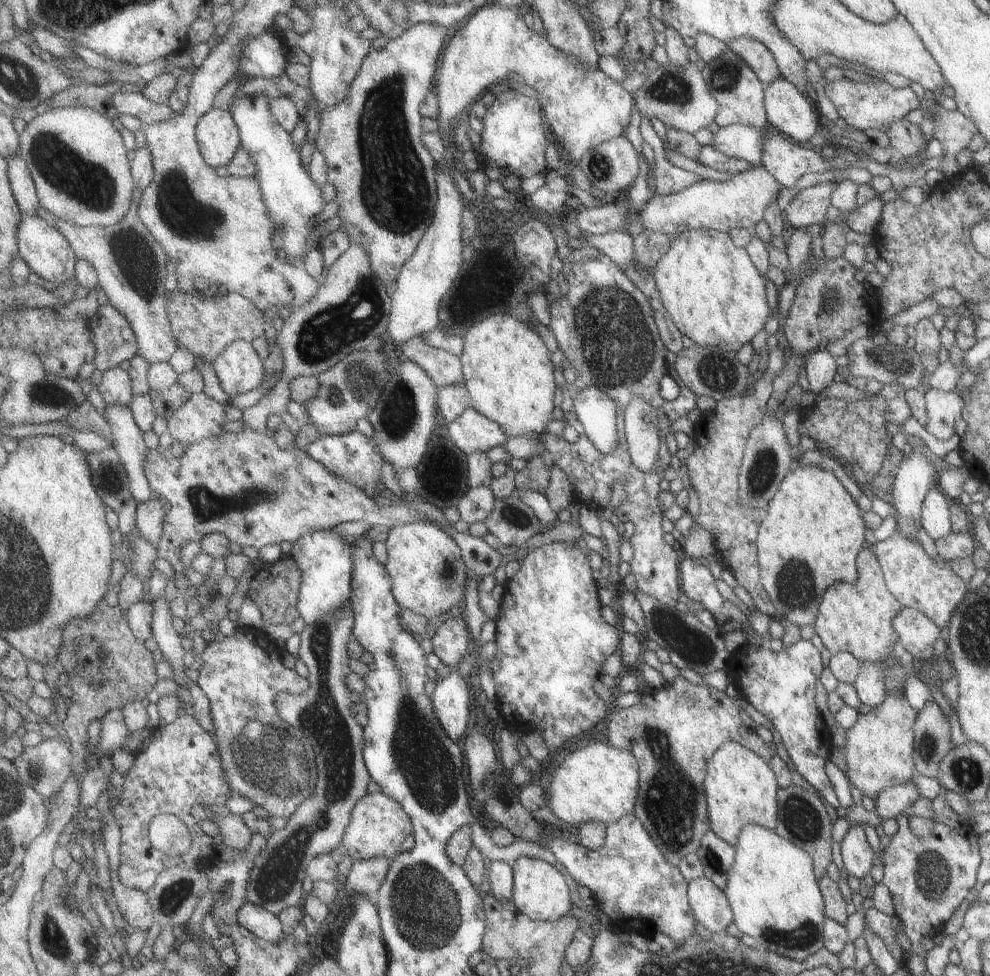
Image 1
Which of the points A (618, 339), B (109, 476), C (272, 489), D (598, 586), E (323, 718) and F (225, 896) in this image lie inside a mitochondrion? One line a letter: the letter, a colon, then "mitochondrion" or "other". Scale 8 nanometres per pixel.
A: mitochondrion
B: mitochondrion
C: mitochondrion
D: other
E: mitochondrion
F: mitochondrion

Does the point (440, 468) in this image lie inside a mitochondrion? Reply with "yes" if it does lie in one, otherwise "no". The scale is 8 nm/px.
no

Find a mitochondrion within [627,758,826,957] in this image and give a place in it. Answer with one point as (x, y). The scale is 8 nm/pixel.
(801, 937)

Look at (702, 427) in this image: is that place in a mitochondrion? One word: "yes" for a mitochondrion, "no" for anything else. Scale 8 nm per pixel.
no

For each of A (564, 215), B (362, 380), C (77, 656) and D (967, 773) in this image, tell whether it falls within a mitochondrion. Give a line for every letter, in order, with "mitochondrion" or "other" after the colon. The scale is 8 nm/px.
A: other
B: mitochondrion
C: mitochondrion
D: mitochondrion

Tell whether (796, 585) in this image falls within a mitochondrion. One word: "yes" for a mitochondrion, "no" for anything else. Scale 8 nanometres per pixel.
yes

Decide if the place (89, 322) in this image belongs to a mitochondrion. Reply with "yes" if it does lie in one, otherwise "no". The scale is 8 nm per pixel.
no

